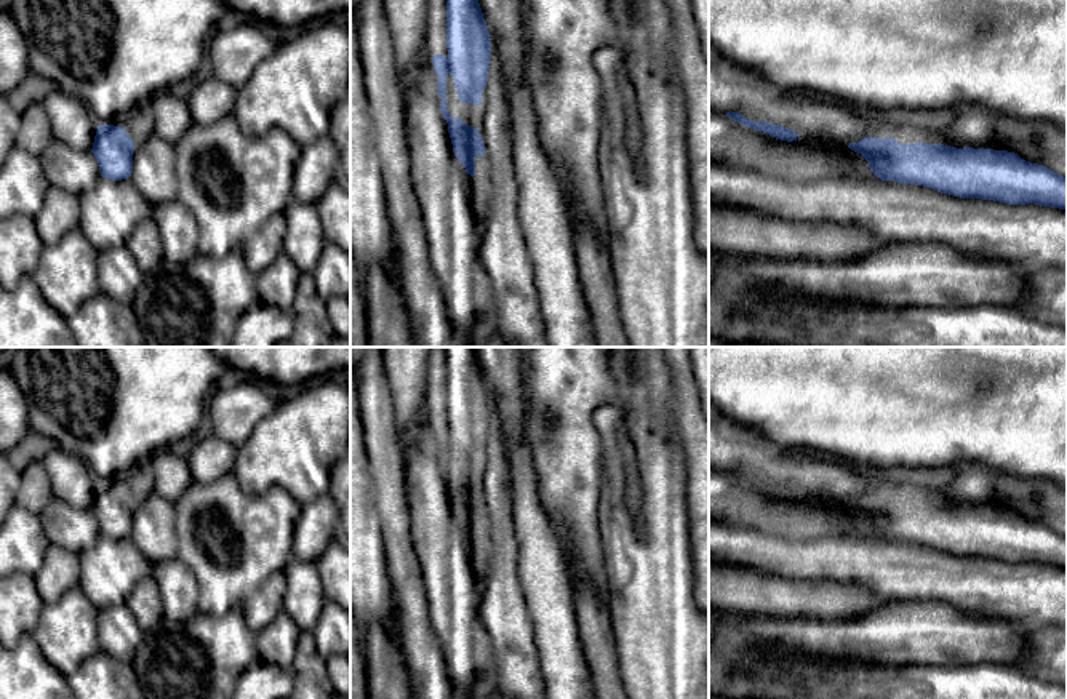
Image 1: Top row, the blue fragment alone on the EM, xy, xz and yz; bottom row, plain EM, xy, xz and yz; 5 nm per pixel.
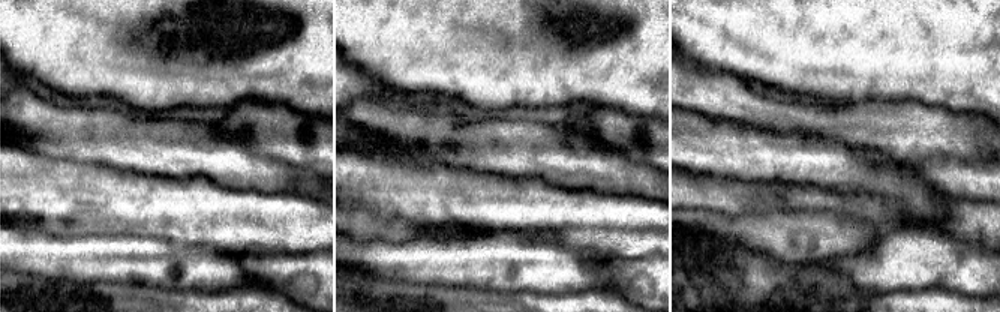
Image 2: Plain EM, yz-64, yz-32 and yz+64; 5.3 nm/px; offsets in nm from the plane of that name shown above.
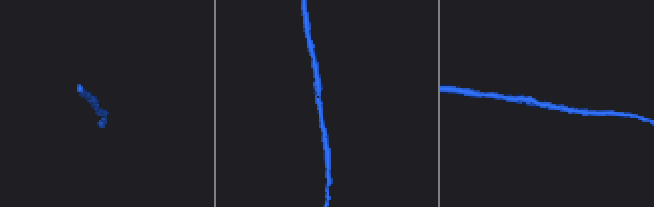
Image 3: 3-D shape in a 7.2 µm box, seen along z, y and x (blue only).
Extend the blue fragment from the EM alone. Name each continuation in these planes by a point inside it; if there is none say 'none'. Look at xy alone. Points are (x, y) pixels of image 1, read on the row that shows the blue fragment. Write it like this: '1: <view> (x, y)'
none

